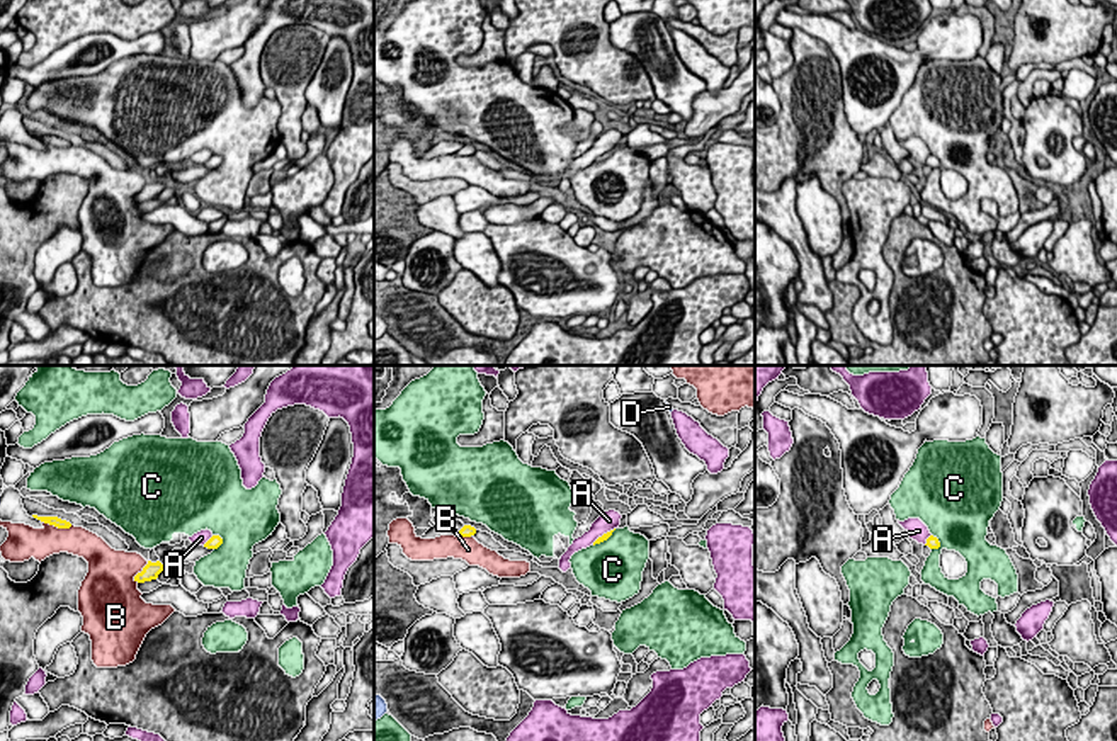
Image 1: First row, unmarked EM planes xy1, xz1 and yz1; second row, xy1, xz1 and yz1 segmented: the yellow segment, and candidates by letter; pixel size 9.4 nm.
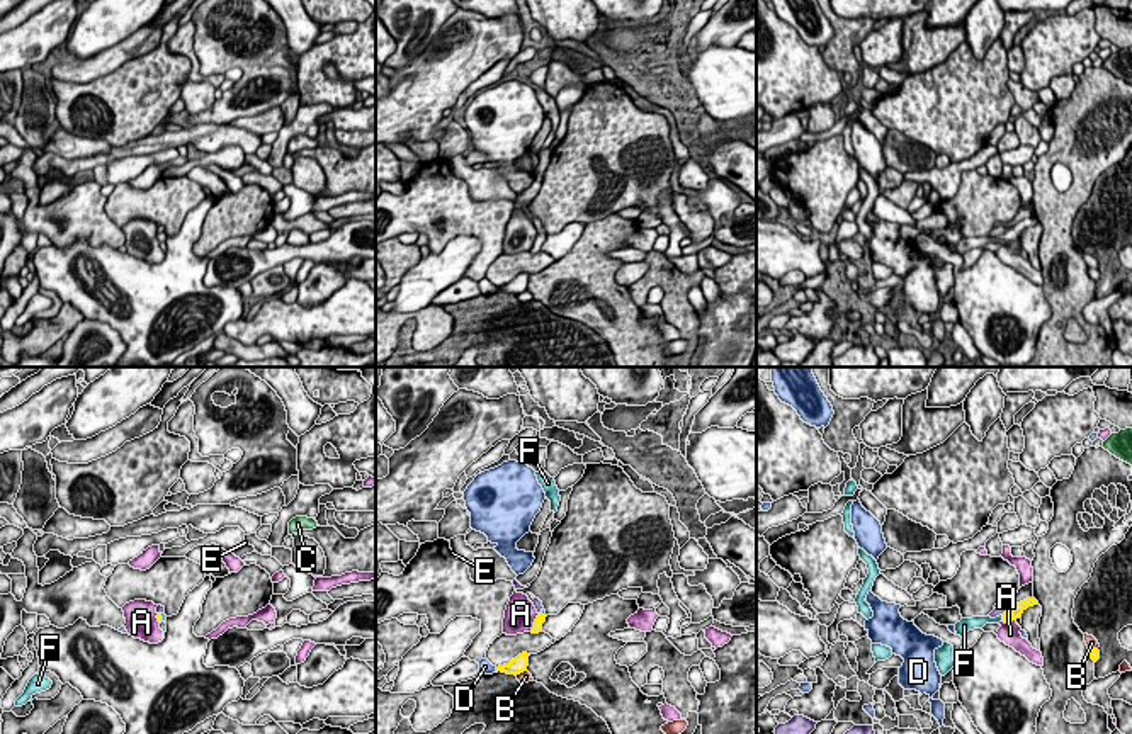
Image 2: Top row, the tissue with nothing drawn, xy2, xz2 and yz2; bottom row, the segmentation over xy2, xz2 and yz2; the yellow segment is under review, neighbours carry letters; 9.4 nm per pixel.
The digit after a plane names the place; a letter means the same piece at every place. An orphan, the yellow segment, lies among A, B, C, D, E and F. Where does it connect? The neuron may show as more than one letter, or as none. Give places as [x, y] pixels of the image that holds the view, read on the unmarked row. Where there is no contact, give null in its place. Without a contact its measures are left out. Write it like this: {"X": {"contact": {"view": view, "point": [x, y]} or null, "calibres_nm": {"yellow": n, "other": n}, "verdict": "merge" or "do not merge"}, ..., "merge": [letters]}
{"A": {"contact": {"view": "xz2", "point": [534, 242]}, "calibres_nm": {"yellow": 100, "other": 300}, "verdict": "do not merge"}, "B": {"contact": {"view": "xy1", "point": [56, 145]}, "calibres_nm": {"yellow": 100, "other": 280}, "verdict": "do not merge"}, "C": {"contact": {"view": "xy1", "point": [221, 162]}, "calibres_nm": {"yellow": 120, "other": 460}, "verdict": "do not merge"}, "D": {"contact": {"view": "xz2", "point": [497, 289]}, "calibres_nm": {"yellow": 160, "other": 130}, "verdict": "do not merge"}, "E": {"contact": {"view": "yz2", "point": [1008, 230]}, "calibres_nm": {"yellow": 120, "other": 90}, "verdict": "do not merge"}, "F": {"contact": {"view": "yz2", "point": [1003, 238]}, "calibres_nm": {"yellow": 120, "other": 130}, "verdict": "merge"}, "merge": ["F"]}

